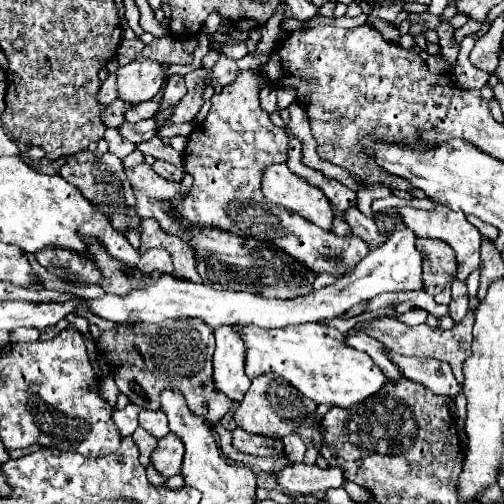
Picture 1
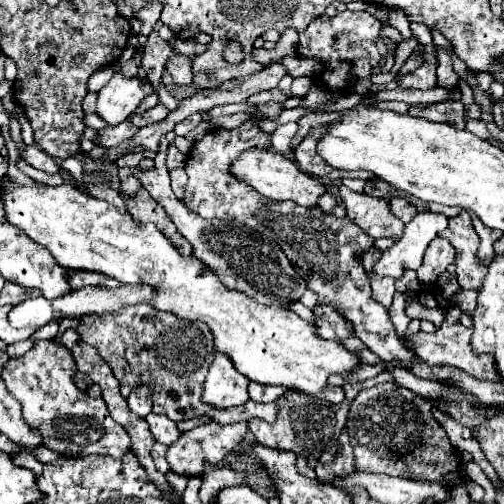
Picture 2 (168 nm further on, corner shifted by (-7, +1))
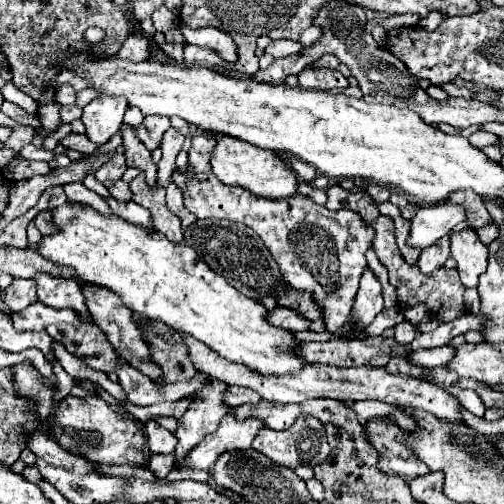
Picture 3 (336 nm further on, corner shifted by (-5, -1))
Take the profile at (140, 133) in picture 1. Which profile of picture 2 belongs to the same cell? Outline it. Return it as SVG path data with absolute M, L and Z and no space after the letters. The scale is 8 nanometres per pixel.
M123 121L121 125L115 127L105 127L103 131L99 131L99 143L101 147L115 147L121 141L127 141L129 137L133 137L133 133L139 131L135 125L131 125L131 121Z

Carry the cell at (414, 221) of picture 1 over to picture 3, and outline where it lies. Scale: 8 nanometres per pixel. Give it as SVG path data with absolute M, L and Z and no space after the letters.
M473 229L451 233L451 257L457 261L461 283L465 287L477 287L479 275L487 269L487 247Z

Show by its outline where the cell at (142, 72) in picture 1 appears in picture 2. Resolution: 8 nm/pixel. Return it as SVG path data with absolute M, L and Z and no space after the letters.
M115 63L111 81L99 91L97 113L113 127L135 113L143 99L143 81L139 77L125 77L121 73L121 65Z

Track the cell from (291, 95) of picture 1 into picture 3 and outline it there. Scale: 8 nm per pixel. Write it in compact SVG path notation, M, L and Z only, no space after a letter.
M303 69L299 73L299 85L303 89L345 89L349 81L335 69Z

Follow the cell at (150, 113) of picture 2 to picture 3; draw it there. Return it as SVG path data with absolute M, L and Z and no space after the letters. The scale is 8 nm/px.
M151 115L151 117L145 117L143 125L139 125L135 129L135 135L145 143L145 147L149 151L155 151L161 145L161 137L167 129L169 129L169 119L167 117Z

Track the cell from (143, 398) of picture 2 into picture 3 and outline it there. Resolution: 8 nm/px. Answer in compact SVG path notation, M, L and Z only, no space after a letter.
M121 361L117 367L117 377L119 385L125 389L127 399L133 405L153 405L157 401L179 401L183 397L189 397L197 393L205 383L211 381L209 375L197 373L193 381L183 381L183 383L167 383L167 385L157 385L149 377L141 375L137 369L129 367L129 363Z

